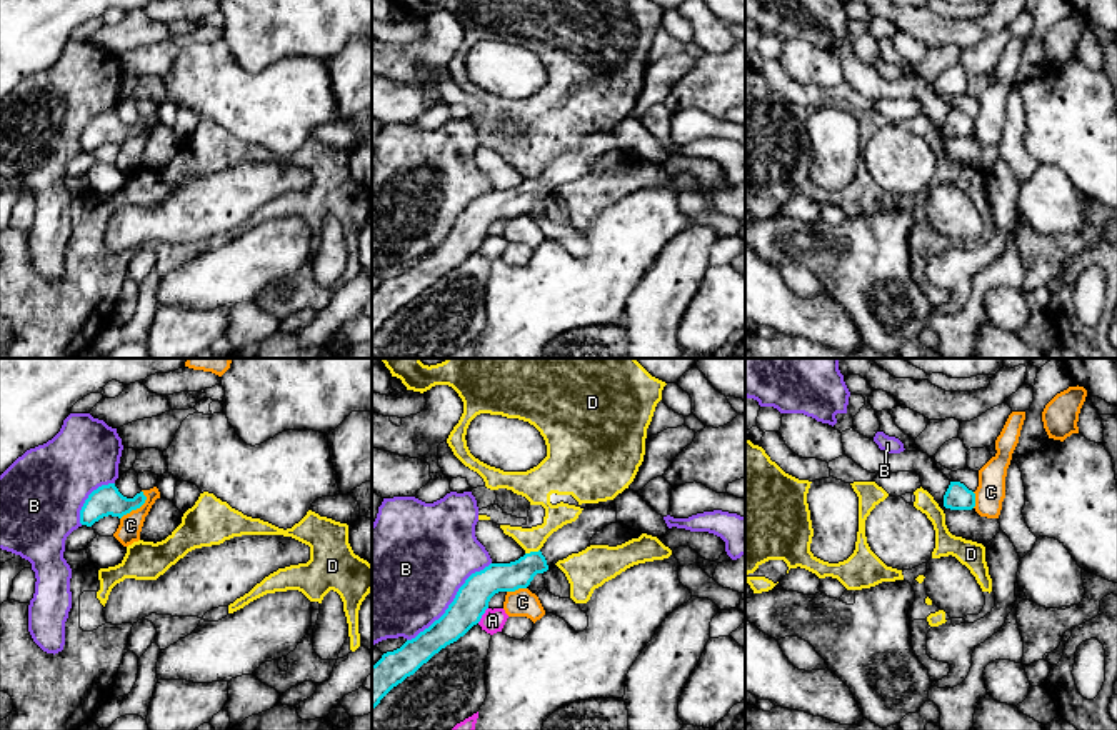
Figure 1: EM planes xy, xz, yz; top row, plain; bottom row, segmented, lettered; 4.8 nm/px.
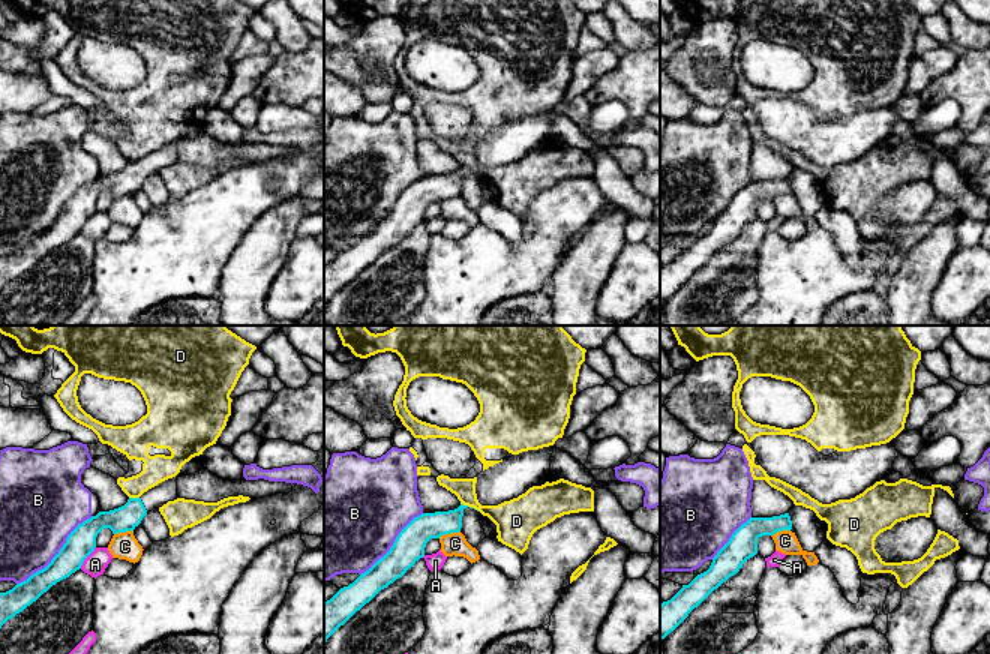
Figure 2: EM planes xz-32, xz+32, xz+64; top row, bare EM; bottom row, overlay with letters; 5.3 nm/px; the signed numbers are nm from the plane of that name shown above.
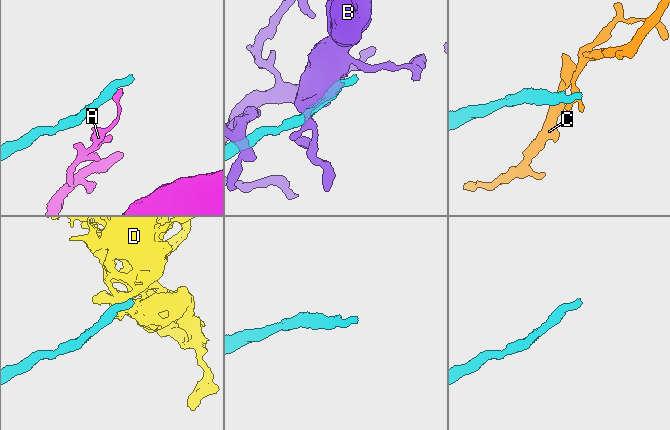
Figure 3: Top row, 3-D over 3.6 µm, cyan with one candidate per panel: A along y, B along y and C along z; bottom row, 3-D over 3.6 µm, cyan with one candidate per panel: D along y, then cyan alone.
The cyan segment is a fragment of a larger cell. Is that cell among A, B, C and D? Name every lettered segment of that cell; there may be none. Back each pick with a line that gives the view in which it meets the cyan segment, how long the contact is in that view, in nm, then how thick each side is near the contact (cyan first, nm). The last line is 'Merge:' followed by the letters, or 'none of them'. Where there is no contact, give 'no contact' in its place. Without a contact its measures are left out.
Merge: none of them

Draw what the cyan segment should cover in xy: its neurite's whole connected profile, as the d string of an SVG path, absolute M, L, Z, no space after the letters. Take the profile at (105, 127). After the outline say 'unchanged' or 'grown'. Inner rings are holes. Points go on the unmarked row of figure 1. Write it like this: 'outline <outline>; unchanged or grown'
outline M115 110L102 112L85 127L80 137L80 150L92 153L95 148L108 142L122 145L132 137L140 135L145 127L147 123L143 118L137 120L133 125L127 125L118 118Z; unchanged

